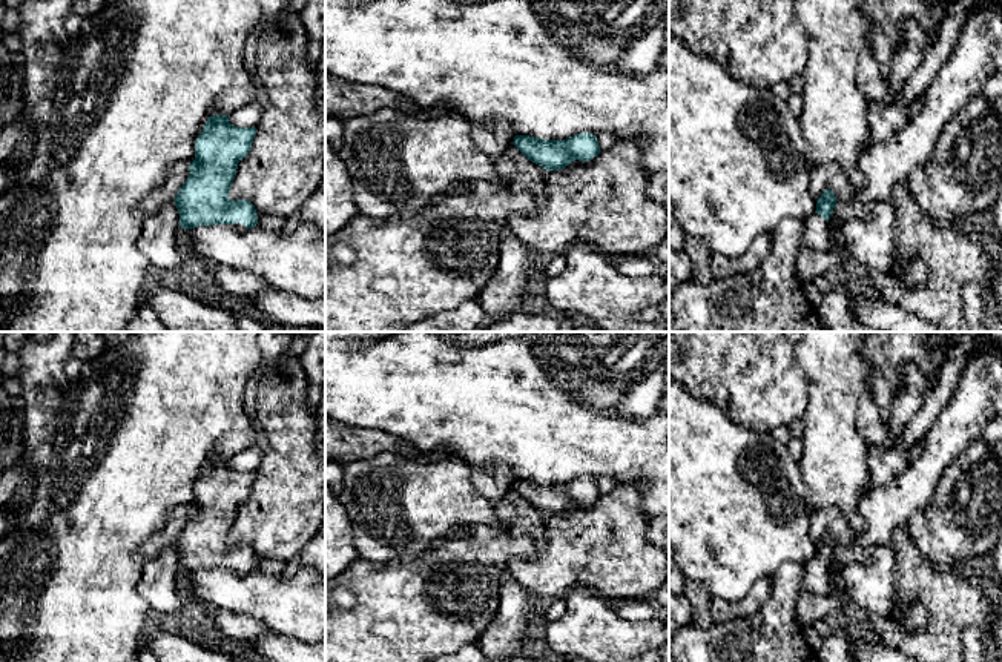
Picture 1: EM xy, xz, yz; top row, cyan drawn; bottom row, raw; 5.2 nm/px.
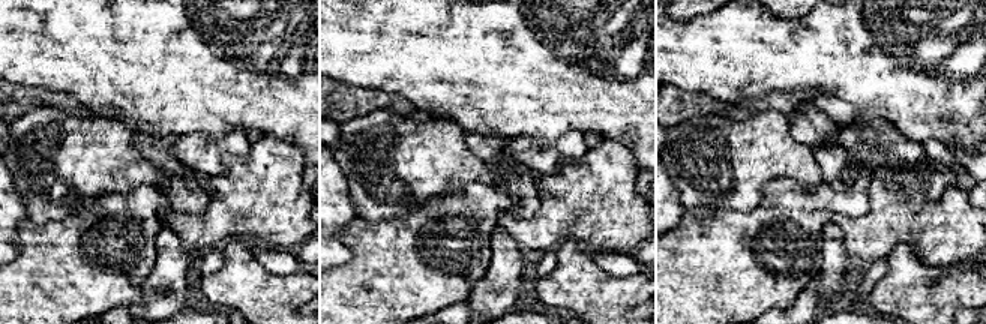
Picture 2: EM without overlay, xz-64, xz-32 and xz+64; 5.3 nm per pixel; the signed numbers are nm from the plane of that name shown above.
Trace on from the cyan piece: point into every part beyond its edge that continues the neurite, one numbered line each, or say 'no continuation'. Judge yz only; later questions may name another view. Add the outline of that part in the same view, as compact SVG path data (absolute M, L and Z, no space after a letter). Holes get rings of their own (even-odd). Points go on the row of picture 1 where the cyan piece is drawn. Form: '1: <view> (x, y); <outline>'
1: yz (817, 235); M813 213L804 221L801 246L810 250L824 252L830 247L829 221Z

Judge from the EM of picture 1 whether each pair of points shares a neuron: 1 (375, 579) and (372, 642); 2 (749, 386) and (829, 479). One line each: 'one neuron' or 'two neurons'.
1: one neuron
2: two neurons

